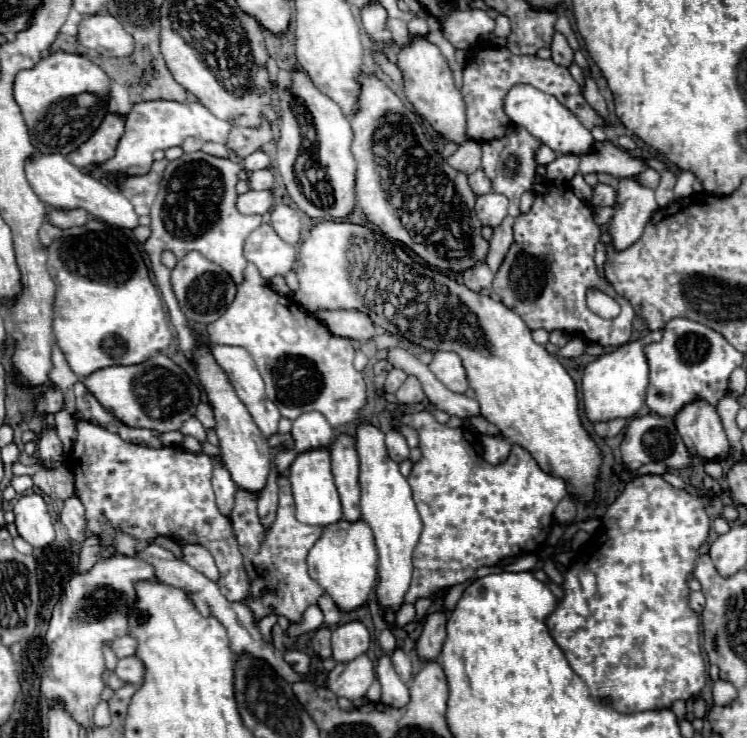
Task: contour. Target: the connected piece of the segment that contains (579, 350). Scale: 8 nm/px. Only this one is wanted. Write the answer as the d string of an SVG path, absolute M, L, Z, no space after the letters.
M570 334L568 335L567 344L559 350L559 355L564 358L572 359L583 354L585 347L586 342L583 338Z

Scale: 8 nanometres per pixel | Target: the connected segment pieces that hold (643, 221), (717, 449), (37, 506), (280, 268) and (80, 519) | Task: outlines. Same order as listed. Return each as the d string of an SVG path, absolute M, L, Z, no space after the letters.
M622 178L614 204L614 216L606 224L612 248L622 252L630 248L644 232L652 214L658 210L654 190L638 184L636 178Z
M694 400L694 404L686 404L686 408L674 416L674 424L686 448L694 456L700 456L702 460L718 460L728 456L730 444L720 416L716 414L716 408L706 404L706 400Z
M26 494L14 504L18 534L34 548L46 548L54 540L54 526L40 494Z
M268 222L260 224L254 232L250 232L244 244L244 258L256 264L262 278L266 280L290 272L294 256L296 256L294 246L286 244Z
M72 496L72 498L68 498L64 502L64 508L60 512L60 520L66 526L66 530L68 530L72 540L84 542L88 538L88 532L86 532L86 510L82 508L82 502L76 496Z

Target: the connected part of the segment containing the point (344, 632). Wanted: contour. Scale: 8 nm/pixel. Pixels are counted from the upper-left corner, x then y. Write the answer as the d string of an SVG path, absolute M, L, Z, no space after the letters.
M358 620L342 624L332 632L332 658L336 662L350 662L364 654L370 646L370 632Z

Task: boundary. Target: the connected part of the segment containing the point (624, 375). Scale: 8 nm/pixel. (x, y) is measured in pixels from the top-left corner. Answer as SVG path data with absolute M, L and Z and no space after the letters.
M646 340L628 342L610 354L598 356L584 368L582 396L584 412L590 422L606 422L616 418L632 418L644 404L648 386L648 362L644 358Z

